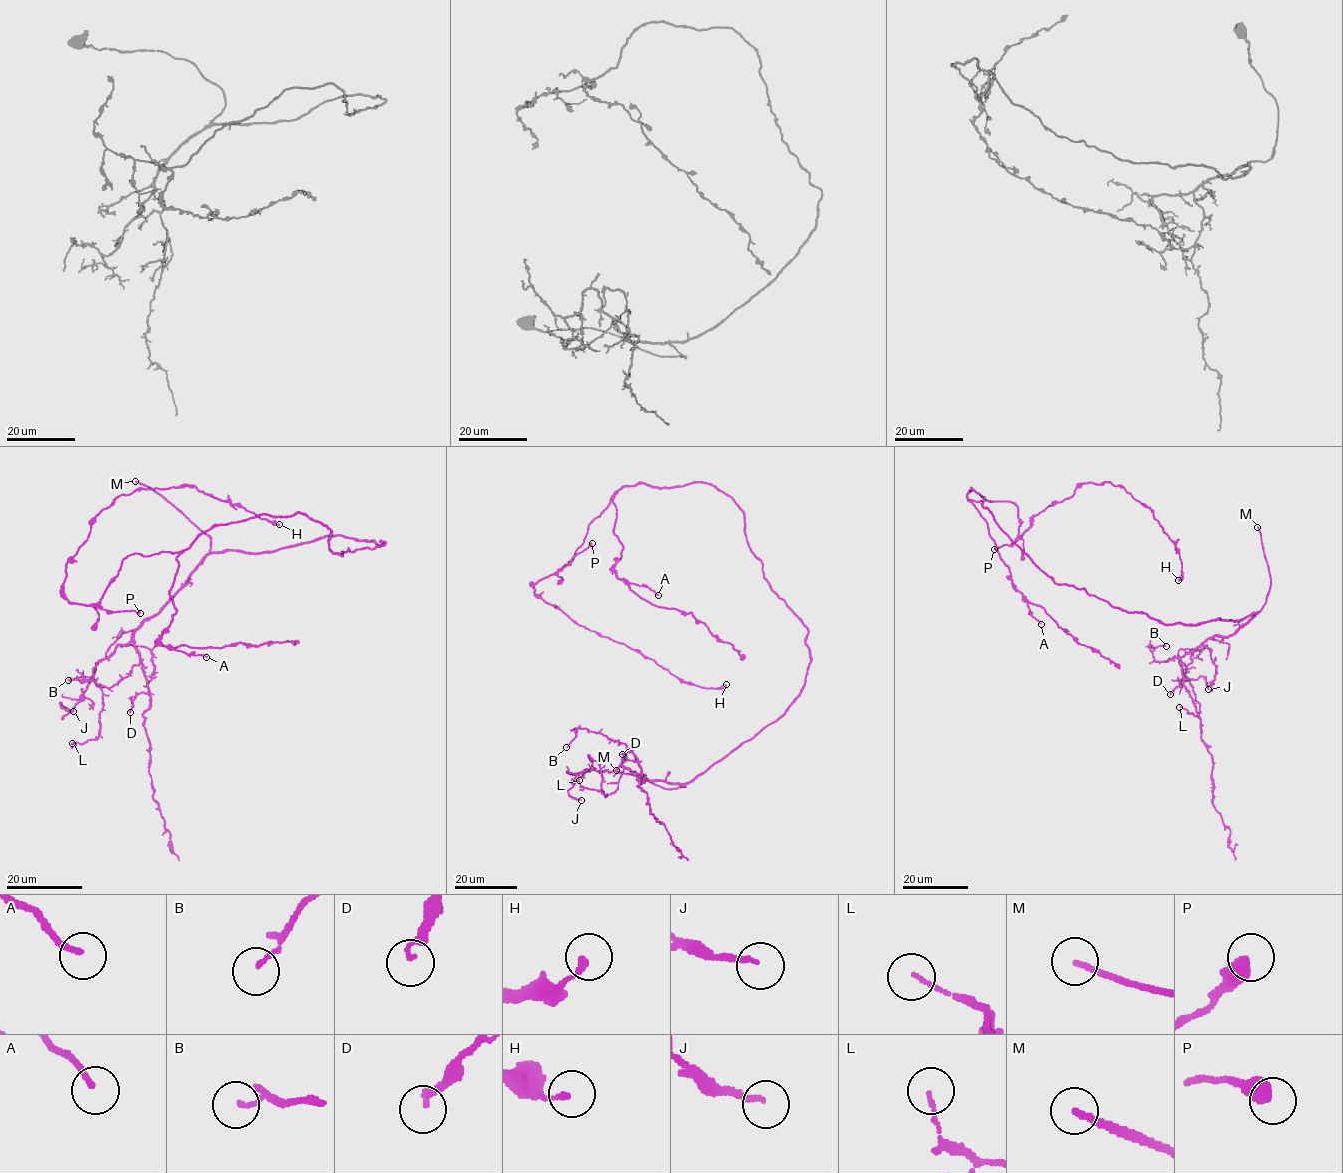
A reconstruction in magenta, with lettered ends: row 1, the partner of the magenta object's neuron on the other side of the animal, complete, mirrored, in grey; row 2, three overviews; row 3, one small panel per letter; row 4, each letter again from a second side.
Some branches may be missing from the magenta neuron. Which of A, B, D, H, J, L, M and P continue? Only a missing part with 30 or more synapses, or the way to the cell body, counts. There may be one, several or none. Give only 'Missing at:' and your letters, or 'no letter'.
Missing at: M

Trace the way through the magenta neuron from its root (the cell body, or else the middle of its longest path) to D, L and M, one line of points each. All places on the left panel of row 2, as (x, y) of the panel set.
D: (342, 554), (385, 542), (331, 535), (268, 552), (207, 555), (134, 634), (148, 692), (137, 693), (130, 712)
L: (342, 554), (385, 542), (331, 535), (268, 552), (207, 555), (130, 641), (96, 663), (100, 732), (72, 743)
M: (342, 554), (385, 542), (331, 535), (257, 554), (212, 553), (209, 537), (135, 481)

